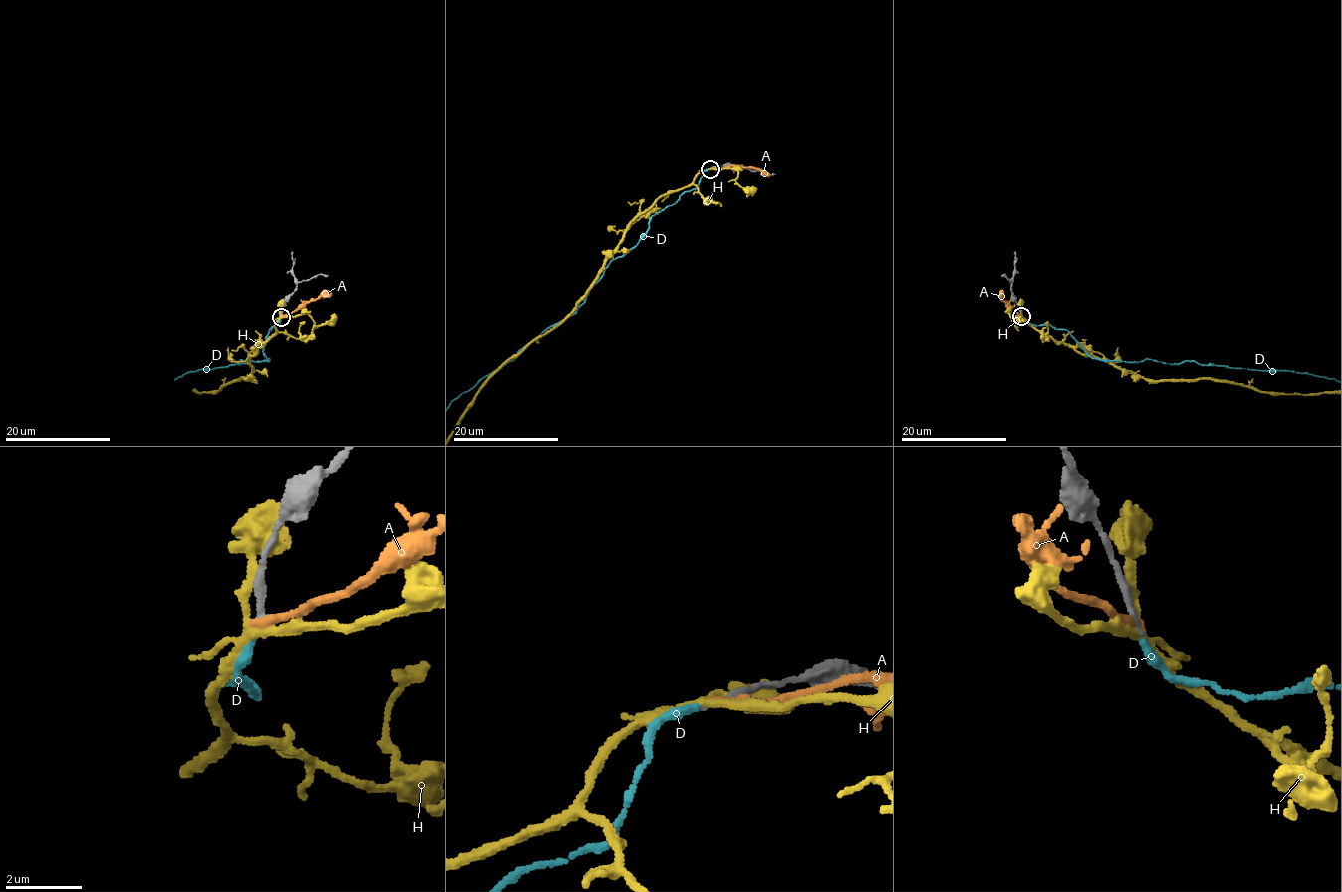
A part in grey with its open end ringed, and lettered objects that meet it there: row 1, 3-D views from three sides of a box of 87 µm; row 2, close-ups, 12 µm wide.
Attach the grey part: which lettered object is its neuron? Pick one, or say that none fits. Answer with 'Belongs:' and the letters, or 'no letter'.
Belongs: D

